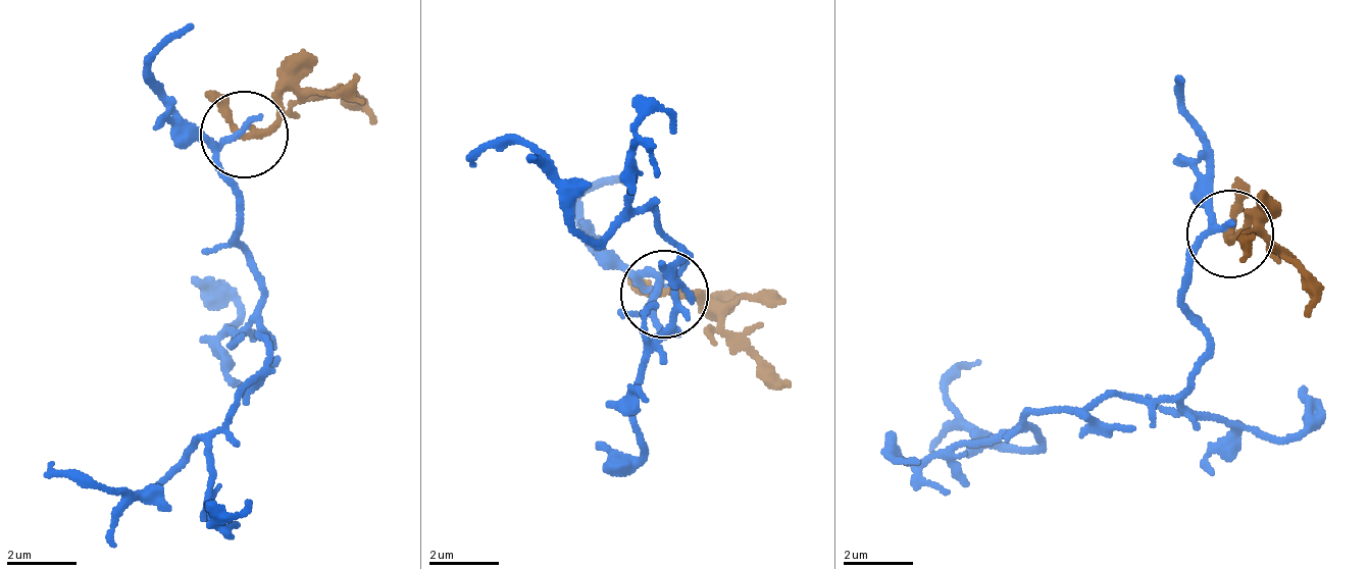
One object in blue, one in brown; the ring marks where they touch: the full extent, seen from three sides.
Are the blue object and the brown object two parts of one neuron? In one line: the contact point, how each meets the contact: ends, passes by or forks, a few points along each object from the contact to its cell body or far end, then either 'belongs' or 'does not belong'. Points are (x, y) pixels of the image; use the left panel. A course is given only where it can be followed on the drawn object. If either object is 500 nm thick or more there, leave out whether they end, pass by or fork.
at (244, 135); blue passes by; brown passes by; blue runs (241, 135), (214, 158), (239, 202), (239, 241), (249, 252), (267, 363), (178, 462), (157, 497), (42, 474); brown runs (242, 132), (267, 132), (305, 94), (377, 118); does not belong

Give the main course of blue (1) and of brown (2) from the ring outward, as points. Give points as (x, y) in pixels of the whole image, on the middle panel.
1: (662, 287), (636, 278), (659, 271), (670, 331), (687, 246), (641, 206), (594, 237), (525, 141), (464, 163)
2: (662, 295), (689, 296), (725, 316), (792, 389)

